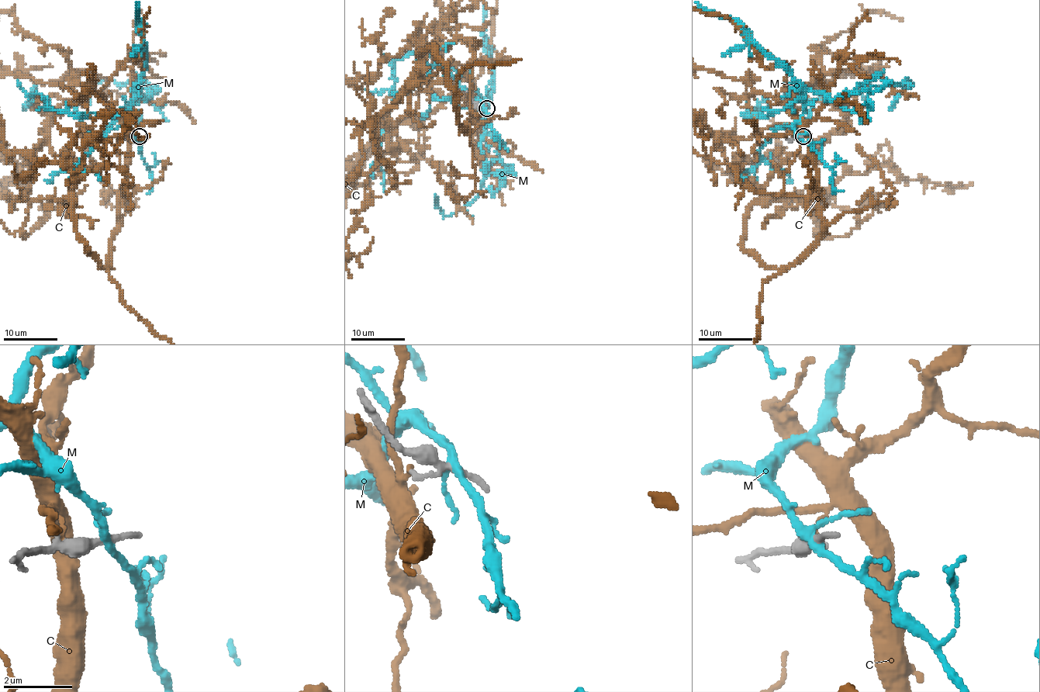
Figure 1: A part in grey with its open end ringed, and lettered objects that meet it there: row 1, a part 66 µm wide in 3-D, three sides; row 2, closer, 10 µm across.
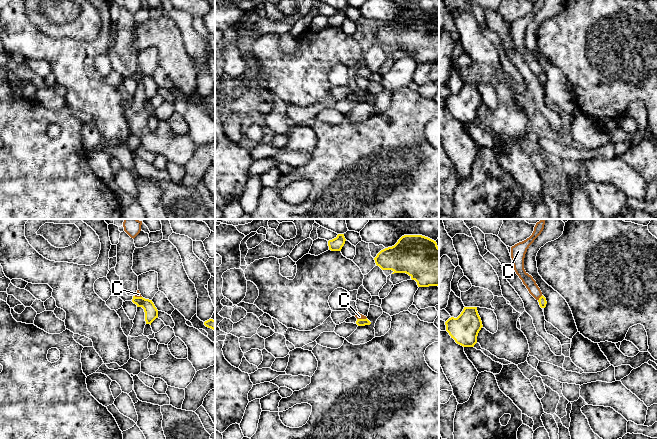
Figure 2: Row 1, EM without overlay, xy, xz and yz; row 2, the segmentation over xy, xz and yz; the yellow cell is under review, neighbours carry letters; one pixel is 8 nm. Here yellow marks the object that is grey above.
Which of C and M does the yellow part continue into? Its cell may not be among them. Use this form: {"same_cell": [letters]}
{"same_cell": []}

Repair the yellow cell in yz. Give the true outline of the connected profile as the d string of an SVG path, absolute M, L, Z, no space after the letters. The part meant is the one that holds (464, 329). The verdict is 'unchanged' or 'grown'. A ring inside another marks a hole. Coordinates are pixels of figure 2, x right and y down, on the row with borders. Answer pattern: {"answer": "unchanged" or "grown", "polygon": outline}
{"answer": "unchanged", "polygon": "M464 307L457 318L449 318L445 325L451 338L463 347L474 347L478 333L483 327L477 307Z"}

